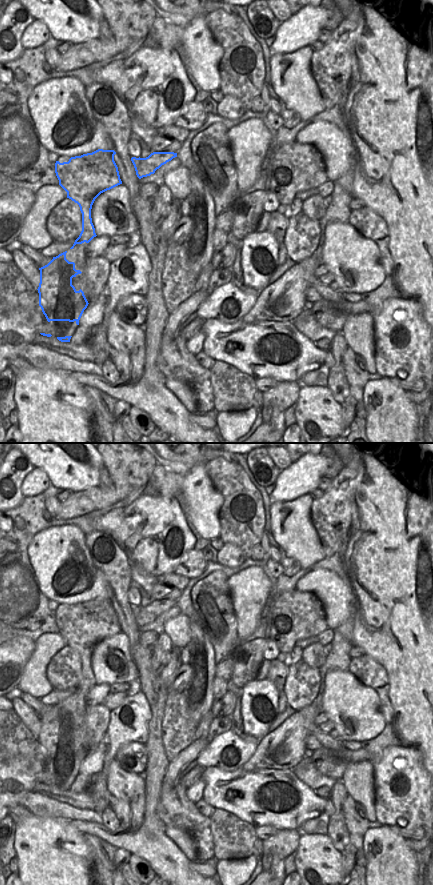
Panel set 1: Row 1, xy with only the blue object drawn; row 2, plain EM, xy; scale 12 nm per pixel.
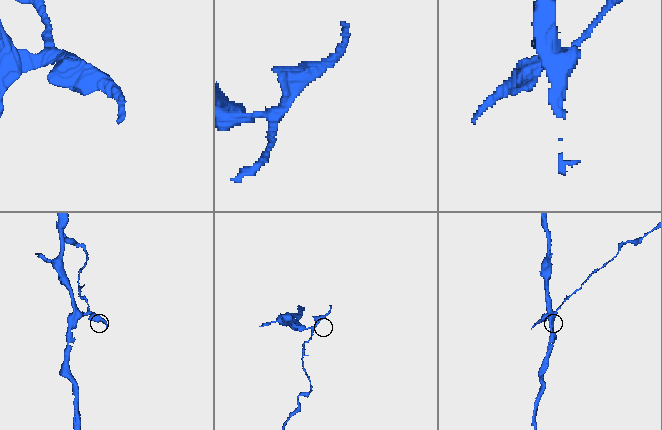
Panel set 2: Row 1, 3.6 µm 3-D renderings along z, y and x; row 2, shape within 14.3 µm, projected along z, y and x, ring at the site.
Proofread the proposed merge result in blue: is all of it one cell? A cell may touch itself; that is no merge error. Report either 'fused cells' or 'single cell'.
fused cells

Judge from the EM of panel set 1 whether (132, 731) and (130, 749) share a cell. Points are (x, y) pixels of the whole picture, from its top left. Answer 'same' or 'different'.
different

